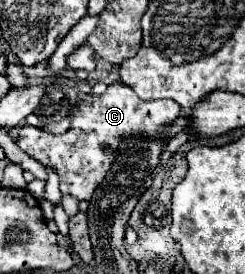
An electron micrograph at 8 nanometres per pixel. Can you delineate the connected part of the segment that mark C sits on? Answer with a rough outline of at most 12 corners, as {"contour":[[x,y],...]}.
{"contour":[[127,85],[65,99],[63,135],[21,127],[17,145],[91,201],[117,145],[161,133],[179,105],[141,101]]}

